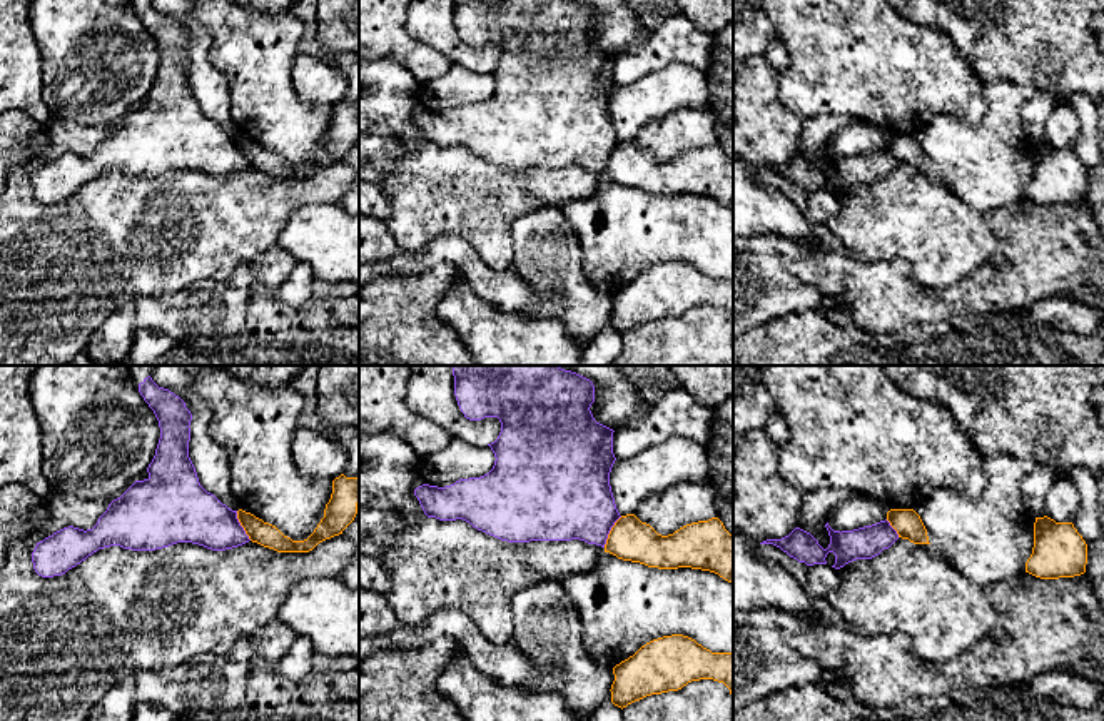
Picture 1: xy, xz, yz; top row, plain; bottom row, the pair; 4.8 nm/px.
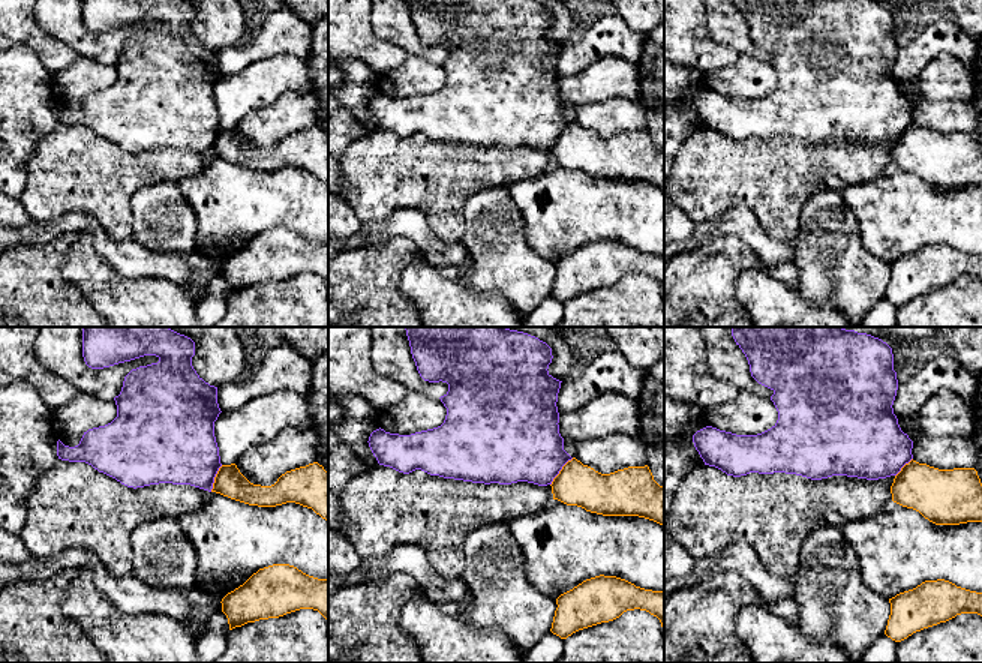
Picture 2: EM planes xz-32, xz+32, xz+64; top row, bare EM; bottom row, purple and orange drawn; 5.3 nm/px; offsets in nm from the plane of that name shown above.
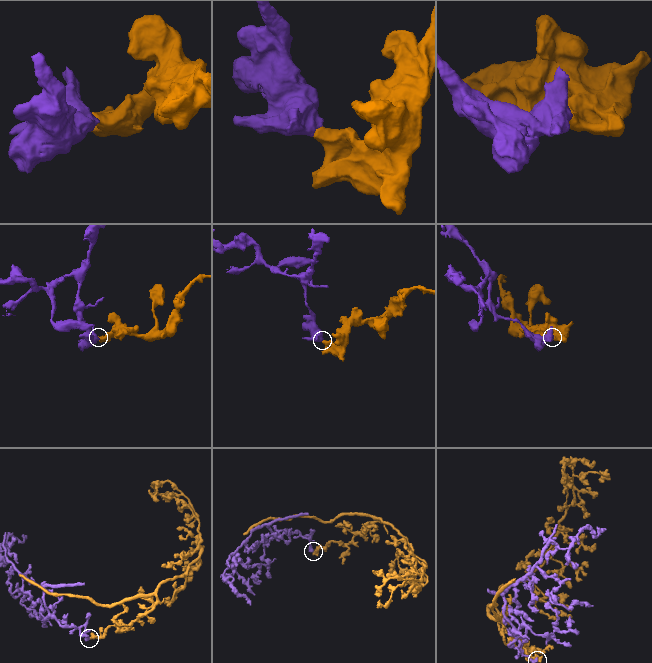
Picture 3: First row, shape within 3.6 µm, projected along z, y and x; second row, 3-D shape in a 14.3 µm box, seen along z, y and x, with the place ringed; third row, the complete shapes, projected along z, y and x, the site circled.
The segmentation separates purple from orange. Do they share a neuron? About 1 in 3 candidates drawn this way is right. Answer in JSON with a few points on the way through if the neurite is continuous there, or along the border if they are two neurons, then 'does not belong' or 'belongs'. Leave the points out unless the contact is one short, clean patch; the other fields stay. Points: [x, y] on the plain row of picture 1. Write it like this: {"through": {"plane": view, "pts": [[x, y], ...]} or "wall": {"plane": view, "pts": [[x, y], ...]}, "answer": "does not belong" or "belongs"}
{"wall": {"plane": "xz", "pts": [[622, 142], [603, 172]]}, "answer": "does not belong"}

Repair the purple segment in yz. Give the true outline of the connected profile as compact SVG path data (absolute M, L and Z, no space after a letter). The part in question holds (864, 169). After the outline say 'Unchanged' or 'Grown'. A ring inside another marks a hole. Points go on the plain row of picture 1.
M887 145L872 152L842 159L833 157L828 149L825 154L830 162L830 170L827 175L823 175L810 159L800 154L795 154L782 165L767 165L760 170L773 170L790 184L797 185L798 189L805 189L807 192L827 190L827 180L833 179L835 190L832 194L840 195L852 187L872 185L879 182L899 165L897 157Z. Unchanged

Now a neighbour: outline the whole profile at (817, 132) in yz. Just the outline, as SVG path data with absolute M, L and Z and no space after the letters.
M818 115L805 120L797 154L810 159L827 175L830 162L825 154L830 139L843 127L862 122L857 117Z

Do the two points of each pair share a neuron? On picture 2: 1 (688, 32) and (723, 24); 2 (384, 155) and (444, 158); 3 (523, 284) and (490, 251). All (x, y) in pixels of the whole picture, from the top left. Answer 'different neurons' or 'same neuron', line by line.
1: different neurons
2: same neuron
3: same neuron

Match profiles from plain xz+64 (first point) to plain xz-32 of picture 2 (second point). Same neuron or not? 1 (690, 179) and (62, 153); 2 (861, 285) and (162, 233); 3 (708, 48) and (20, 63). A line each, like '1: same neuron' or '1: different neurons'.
1: same neuron
2: same neuron
3: different neurons

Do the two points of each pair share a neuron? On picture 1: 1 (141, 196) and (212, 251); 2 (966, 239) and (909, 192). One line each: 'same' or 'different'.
1: same
2: same

